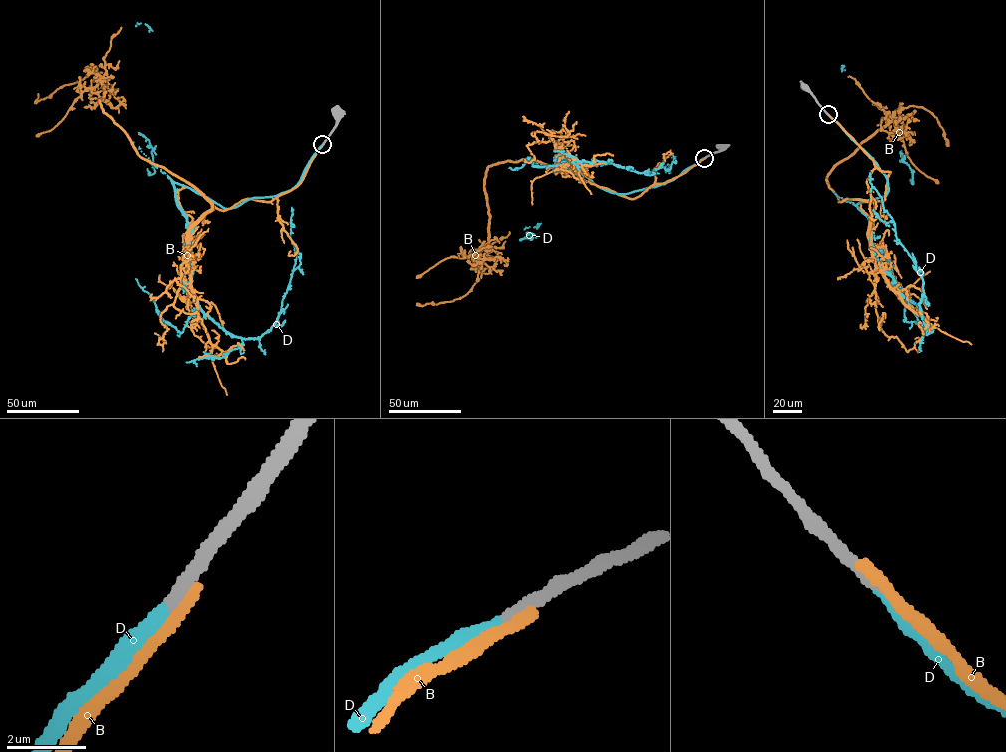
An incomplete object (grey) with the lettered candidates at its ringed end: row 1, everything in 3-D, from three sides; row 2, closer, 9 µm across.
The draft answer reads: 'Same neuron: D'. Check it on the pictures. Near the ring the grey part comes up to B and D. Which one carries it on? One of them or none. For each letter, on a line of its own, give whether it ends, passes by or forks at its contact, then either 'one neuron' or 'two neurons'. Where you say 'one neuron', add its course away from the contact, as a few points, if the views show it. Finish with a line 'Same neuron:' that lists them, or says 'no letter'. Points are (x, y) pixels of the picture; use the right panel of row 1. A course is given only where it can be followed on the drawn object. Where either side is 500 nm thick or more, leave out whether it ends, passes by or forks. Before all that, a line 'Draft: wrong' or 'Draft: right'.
Draft: right
B: it ends; two neurons
D: it ends; one neuron; course (828, 114), (887, 180), (885, 197), (856, 205), (869, 220), (880, 265), (918, 305), (923, 279), (870, 172)
Same neuron: D

